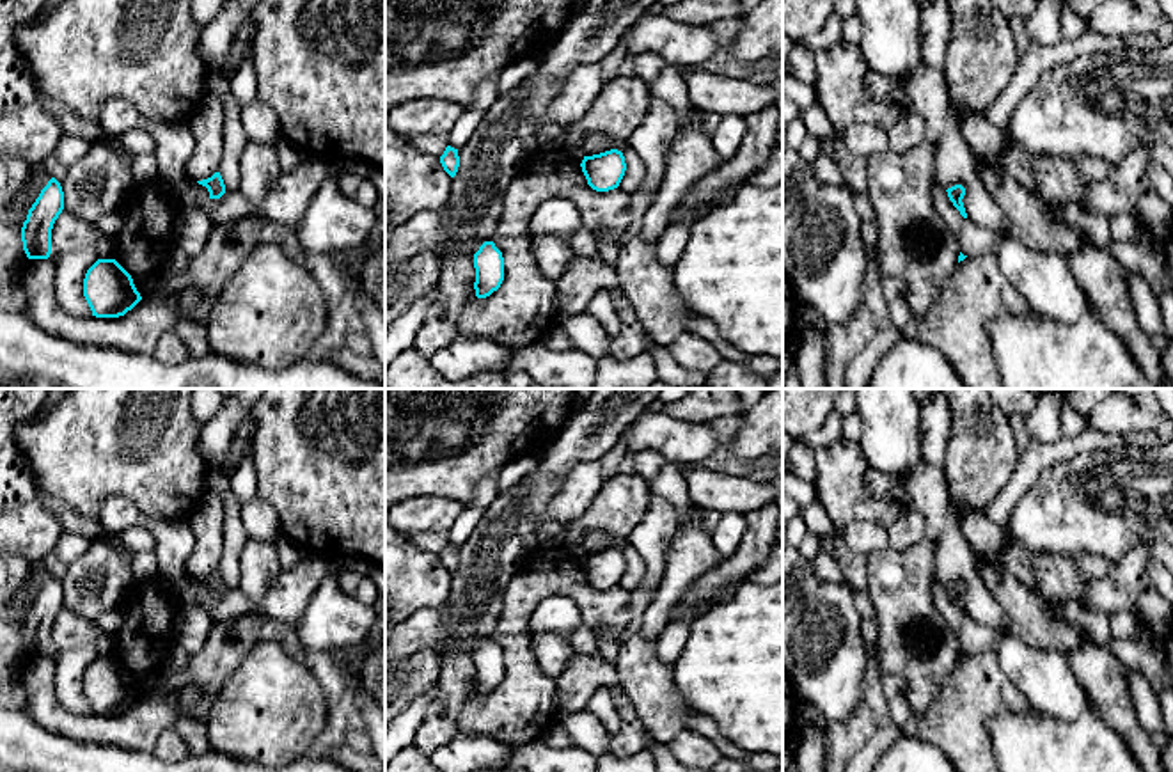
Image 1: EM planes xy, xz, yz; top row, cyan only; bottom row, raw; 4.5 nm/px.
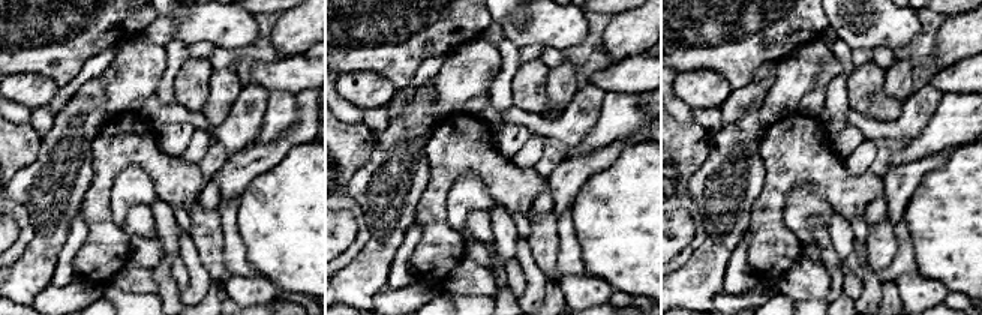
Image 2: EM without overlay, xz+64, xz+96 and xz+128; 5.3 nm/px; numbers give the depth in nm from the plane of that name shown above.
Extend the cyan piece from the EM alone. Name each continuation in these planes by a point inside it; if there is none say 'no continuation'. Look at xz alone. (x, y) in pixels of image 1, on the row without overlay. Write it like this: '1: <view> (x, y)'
no continuation

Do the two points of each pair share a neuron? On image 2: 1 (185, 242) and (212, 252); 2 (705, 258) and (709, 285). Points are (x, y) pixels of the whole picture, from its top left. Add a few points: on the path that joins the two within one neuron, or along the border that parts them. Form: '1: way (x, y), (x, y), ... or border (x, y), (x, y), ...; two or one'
1: border (188, 233), (203, 267), (209, 273); two
2: way (705, 264), (705, 279); one

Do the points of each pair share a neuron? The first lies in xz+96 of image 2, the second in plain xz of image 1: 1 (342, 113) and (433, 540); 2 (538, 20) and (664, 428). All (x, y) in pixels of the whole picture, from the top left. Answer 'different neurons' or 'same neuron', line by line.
1: same neuron
2: same neuron

